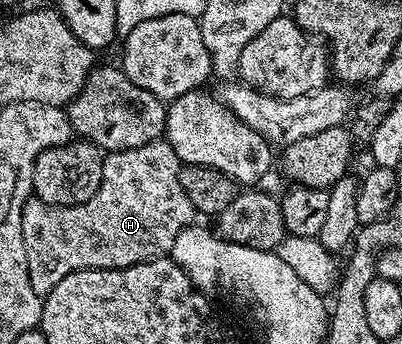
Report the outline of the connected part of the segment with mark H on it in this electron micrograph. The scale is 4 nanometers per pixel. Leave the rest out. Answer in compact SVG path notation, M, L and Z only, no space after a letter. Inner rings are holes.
M167 140L142 144L142 148L126 148L104 154L102 180L98 192L88 202L77 206L48 206L42 199L29 197L22 208L22 240L26 244L26 260L30 272L30 288L38 295L49 294L73 270L121 270L151 258L167 255L178 232L193 225L197 212L190 204L180 183L181 160Z

